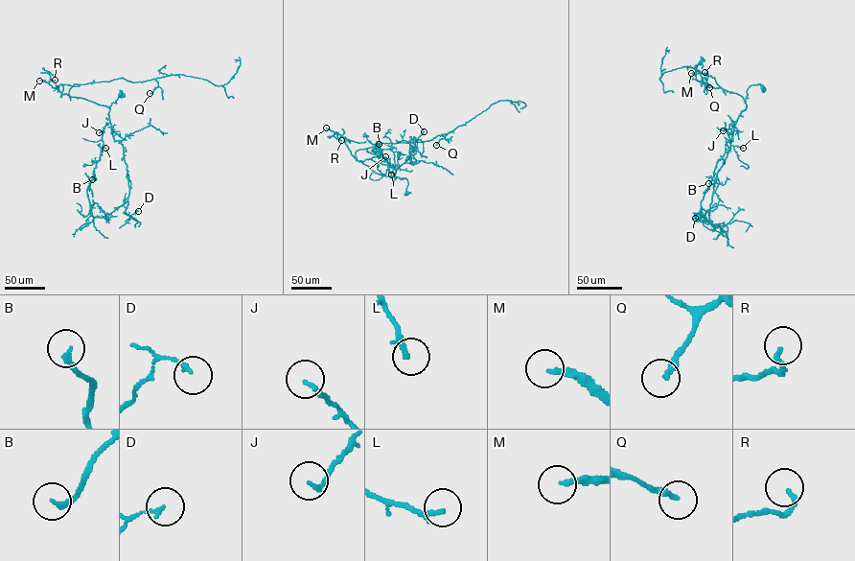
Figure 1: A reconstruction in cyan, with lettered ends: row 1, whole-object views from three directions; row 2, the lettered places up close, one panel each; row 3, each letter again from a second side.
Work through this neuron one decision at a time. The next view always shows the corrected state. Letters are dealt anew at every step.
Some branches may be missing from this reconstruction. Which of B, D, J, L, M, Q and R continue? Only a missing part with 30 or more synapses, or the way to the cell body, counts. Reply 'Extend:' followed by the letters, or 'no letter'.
Extend: M

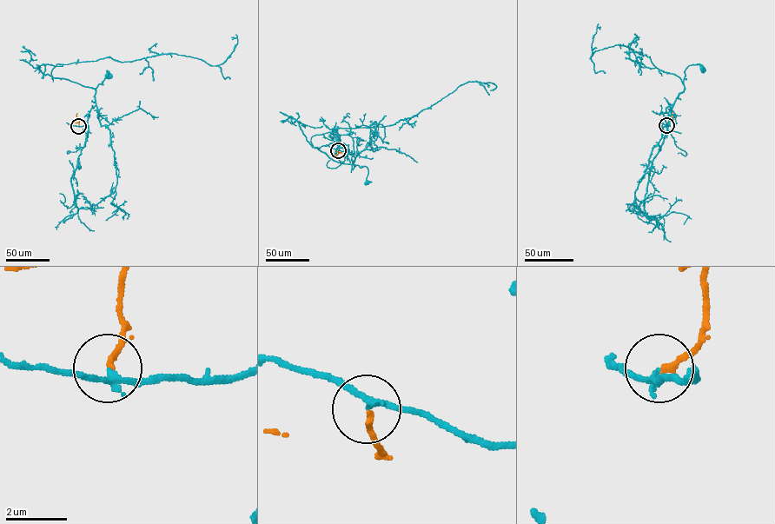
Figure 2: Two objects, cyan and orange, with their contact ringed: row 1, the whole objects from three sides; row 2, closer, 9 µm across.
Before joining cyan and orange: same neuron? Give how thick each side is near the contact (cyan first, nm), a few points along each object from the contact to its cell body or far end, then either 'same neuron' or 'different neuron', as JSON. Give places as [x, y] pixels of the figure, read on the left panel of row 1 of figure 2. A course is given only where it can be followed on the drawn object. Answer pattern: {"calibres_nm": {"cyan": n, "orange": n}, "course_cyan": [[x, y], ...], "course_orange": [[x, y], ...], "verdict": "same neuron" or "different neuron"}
{"calibres_nm": {"cyan": 180, "orange": 200}, "course_cyan": [[78, 126], [87, 123], [89, 113], [96, 104], [96, 89], [99, 83], [102, 84], [107, 70], [107, 75]], "course_orange": [[78, 126], [77, 113]], "verdict": "same neuron"}

